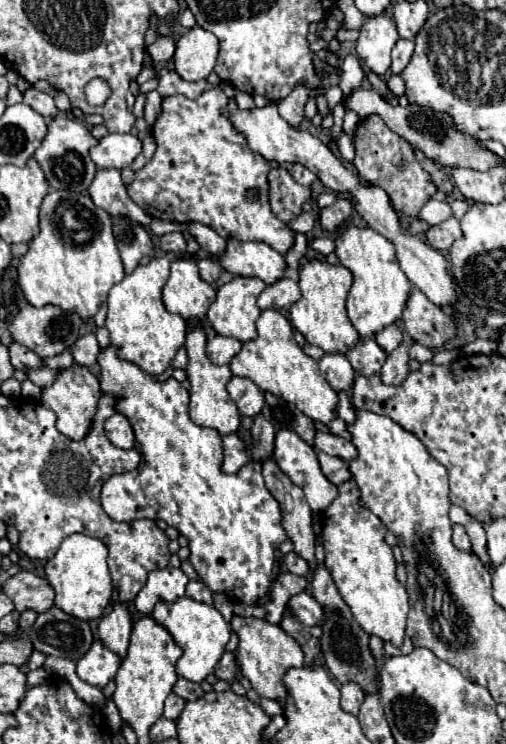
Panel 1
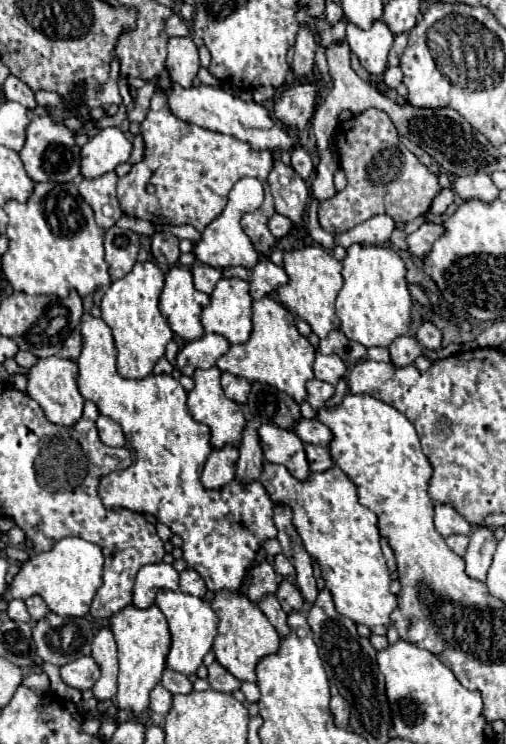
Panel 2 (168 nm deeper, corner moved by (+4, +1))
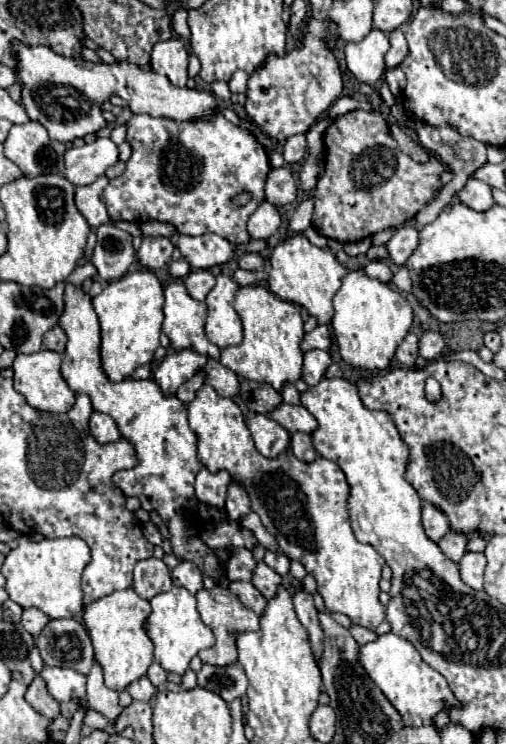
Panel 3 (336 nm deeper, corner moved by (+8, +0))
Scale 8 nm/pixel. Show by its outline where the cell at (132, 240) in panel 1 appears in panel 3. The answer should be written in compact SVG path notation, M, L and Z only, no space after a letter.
M111 223L97 227L97 245L91 255L91 263L99 277L113 281L123 277L131 263L135 261L135 249L131 245L131 235L117 229Z

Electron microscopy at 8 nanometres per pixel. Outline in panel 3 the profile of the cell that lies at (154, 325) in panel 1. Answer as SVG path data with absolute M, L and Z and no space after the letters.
M131 271L109 283L97 297L93 297L93 307L101 323L101 369L109 381L123 381L137 367L153 361L163 323L163 287L153 271Z

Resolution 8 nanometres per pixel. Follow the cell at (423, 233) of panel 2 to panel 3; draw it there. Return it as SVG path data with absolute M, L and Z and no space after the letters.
M409 225L397 227L395 235L385 243L389 251L389 259L395 265L403 265L417 245L419 245L419 233L415 227L409 227Z

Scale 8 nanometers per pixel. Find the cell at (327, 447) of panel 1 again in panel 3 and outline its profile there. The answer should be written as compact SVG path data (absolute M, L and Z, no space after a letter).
M281 403L279 407L275 407L275 411L269 413L271 419L275 419L281 427L285 427L289 433L313 433L317 429L317 421L315 417L301 405L289 405L289 403Z

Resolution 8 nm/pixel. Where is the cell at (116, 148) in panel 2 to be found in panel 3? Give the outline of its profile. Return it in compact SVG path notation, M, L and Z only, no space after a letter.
M95 139L83 147L65 151L65 179L73 185L89 185L119 161L119 149L111 139Z

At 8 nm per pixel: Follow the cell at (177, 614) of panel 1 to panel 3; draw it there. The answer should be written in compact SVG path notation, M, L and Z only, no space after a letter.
M171 587L169 591L155 595L149 603L151 603L151 613L145 619L145 633L153 641L155 661L165 671L183 675L189 667L191 657L215 643L213 631L201 621L201 615L195 607L195 595L191 595L185 587Z

